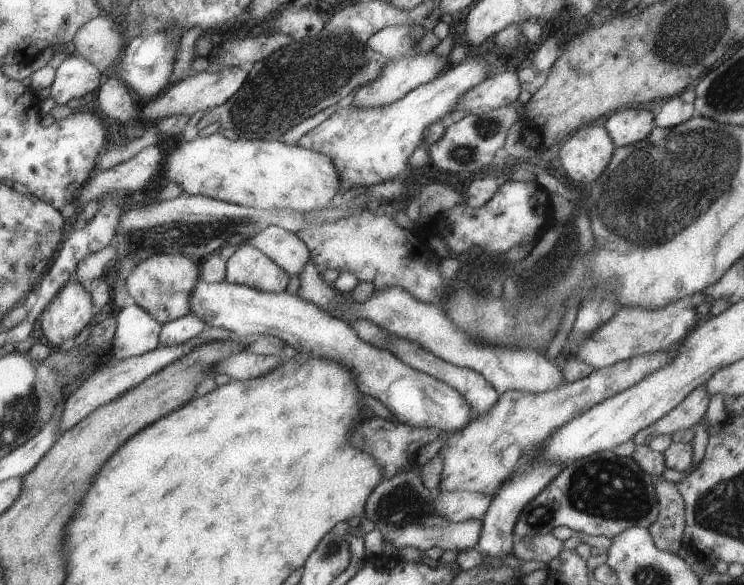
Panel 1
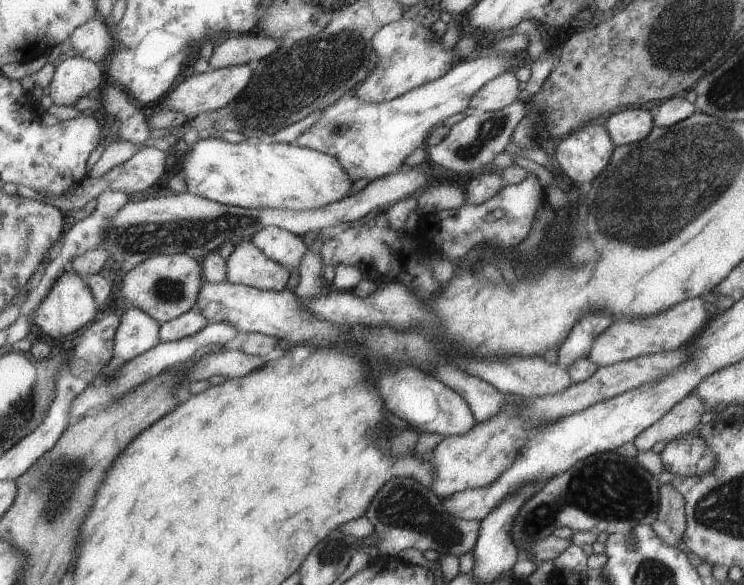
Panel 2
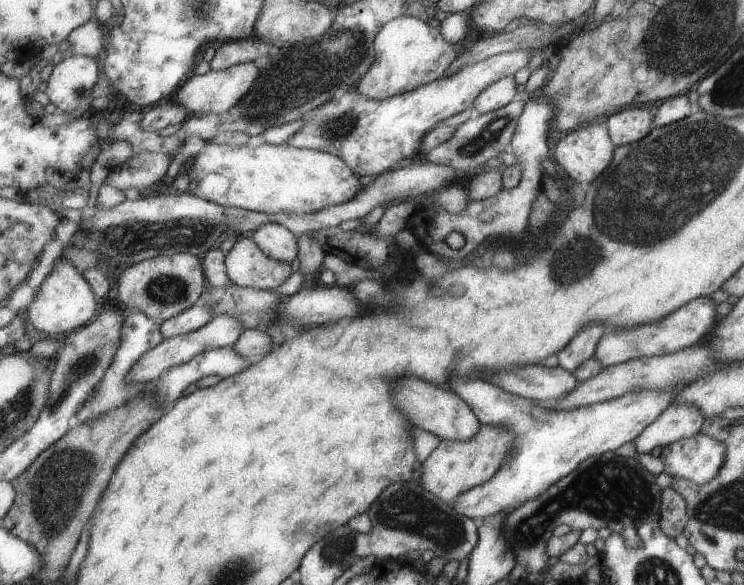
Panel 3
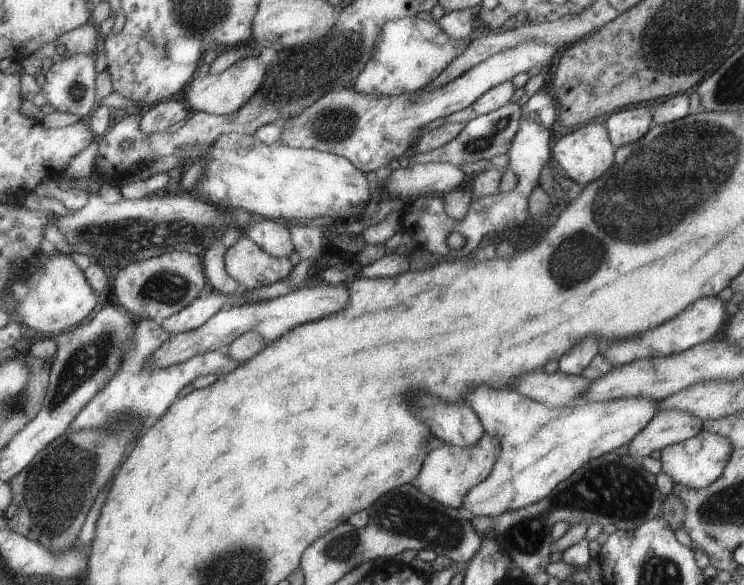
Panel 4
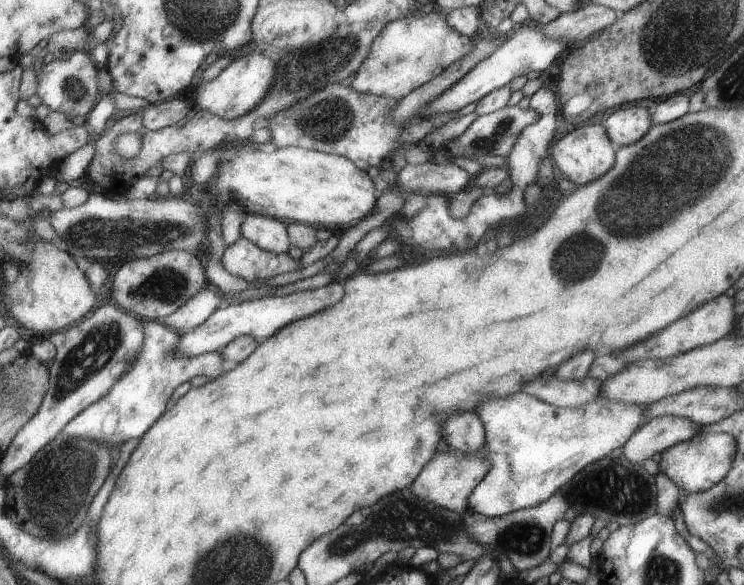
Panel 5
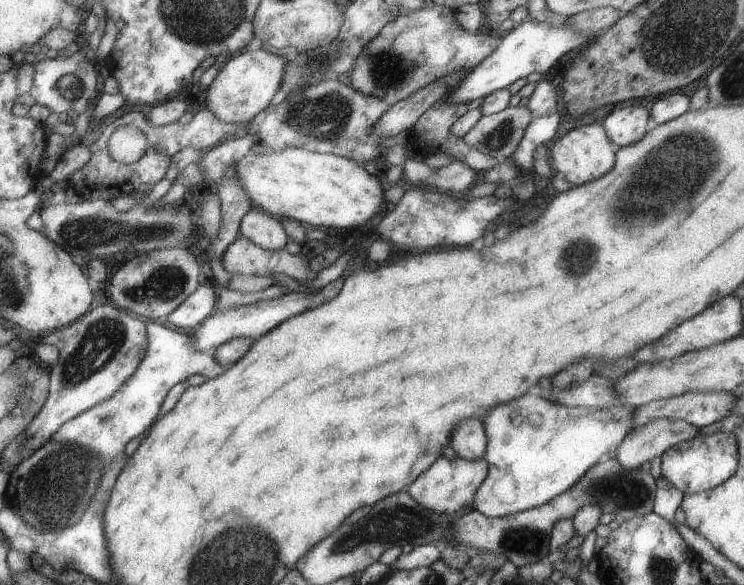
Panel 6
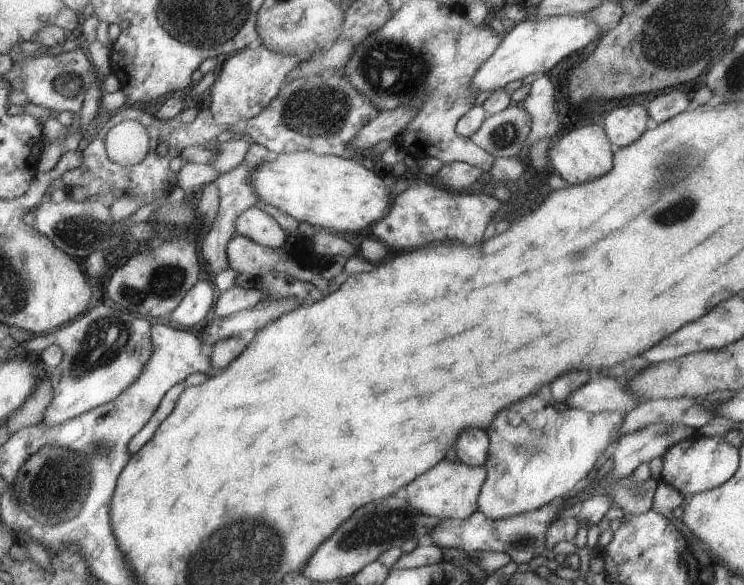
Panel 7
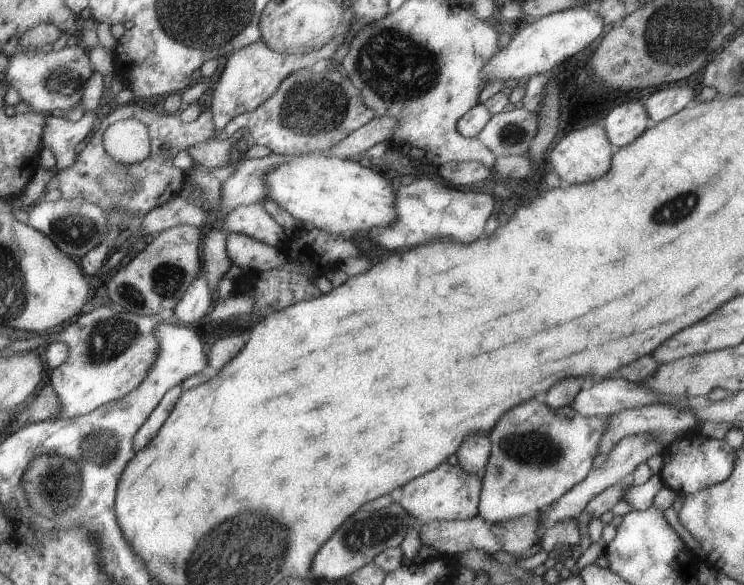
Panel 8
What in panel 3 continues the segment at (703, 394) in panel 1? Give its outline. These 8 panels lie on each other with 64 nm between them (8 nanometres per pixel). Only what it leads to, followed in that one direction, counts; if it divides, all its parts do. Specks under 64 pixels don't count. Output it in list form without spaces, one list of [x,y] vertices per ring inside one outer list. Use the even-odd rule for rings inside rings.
[[[671,403],[634,439],[637,454],[649,453],[655,446],[664,447],[700,432],[704,416],[689,403]]]

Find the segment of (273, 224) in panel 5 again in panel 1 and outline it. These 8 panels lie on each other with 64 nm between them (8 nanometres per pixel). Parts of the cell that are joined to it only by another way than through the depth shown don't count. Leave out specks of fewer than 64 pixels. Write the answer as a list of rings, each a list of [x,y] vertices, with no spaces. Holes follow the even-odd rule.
[[[275,225],[266,226],[242,243],[258,248],[290,277],[299,276],[310,260],[309,250],[295,233]]]

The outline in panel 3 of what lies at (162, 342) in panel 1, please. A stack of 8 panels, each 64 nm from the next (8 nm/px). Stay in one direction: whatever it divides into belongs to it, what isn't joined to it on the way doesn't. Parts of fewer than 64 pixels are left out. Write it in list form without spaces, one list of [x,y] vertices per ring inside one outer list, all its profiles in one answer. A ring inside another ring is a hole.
[[[193,305],[191,308],[160,322],[159,328],[163,339],[181,336],[207,324],[212,319],[208,307]]]

